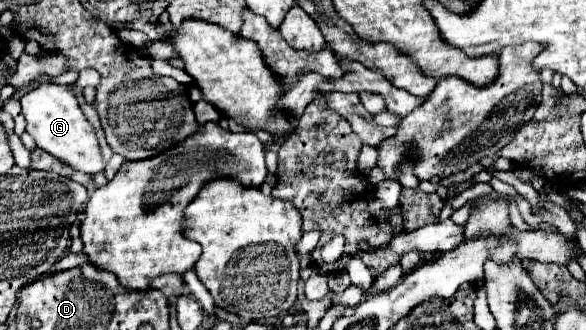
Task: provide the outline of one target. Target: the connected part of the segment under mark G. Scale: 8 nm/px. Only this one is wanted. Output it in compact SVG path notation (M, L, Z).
M42 84L32 92L22 96L22 114L26 118L26 132L36 140L36 146L46 150L48 154L56 156L64 164L80 170L84 174L98 174L106 168L100 152L100 144L92 124L82 114L78 100L70 86L56 86L56 84Z

